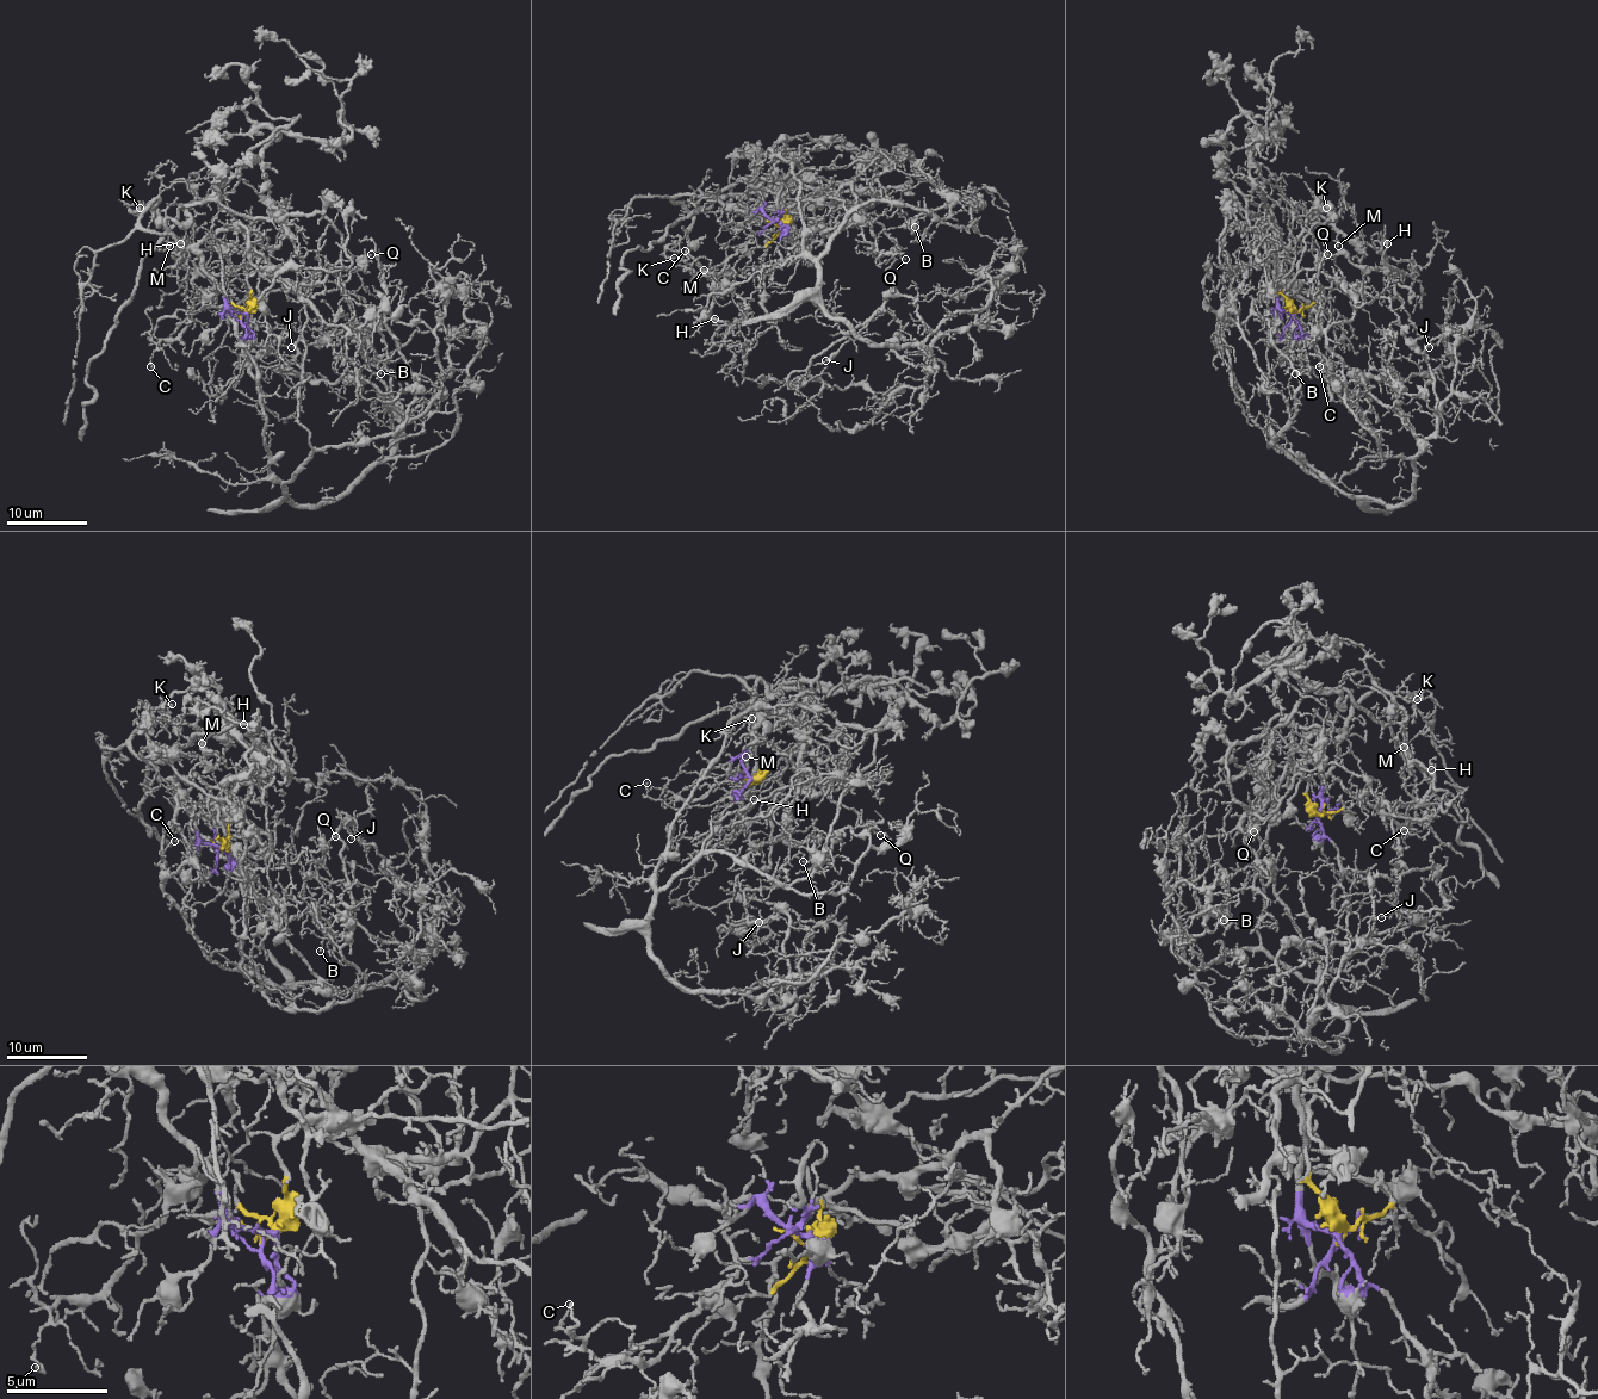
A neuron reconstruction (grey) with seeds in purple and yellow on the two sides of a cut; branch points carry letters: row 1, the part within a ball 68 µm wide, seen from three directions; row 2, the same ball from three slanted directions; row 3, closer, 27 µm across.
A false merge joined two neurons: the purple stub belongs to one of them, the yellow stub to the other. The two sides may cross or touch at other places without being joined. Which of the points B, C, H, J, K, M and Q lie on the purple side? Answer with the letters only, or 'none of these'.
C, H, K, M

